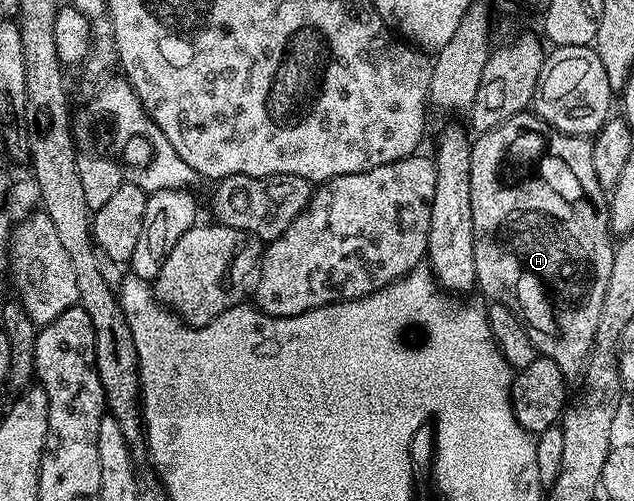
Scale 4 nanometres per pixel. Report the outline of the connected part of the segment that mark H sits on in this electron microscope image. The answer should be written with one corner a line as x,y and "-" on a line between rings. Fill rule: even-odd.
530,110
520,111
519,114
509,117
501,125
494,127
492,131
482,132
478,138
479,140
476,138
471,144
471,176
469,177
469,193
473,201
475,282
478,290
483,290
488,295
488,300
506,305
523,322
523,328
529,333
529,341
533,341
536,352
542,358
556,363
565,380
578,380
586,368
591,347
595,343
597,323
601,321
601,305
605,305
605,289
609,289
609,277
613,273
616,248
607,216
609,195
597,181
597,173
593,173
592,140
582,135
561,133
-
503,171
508,171
507,187
503,184

